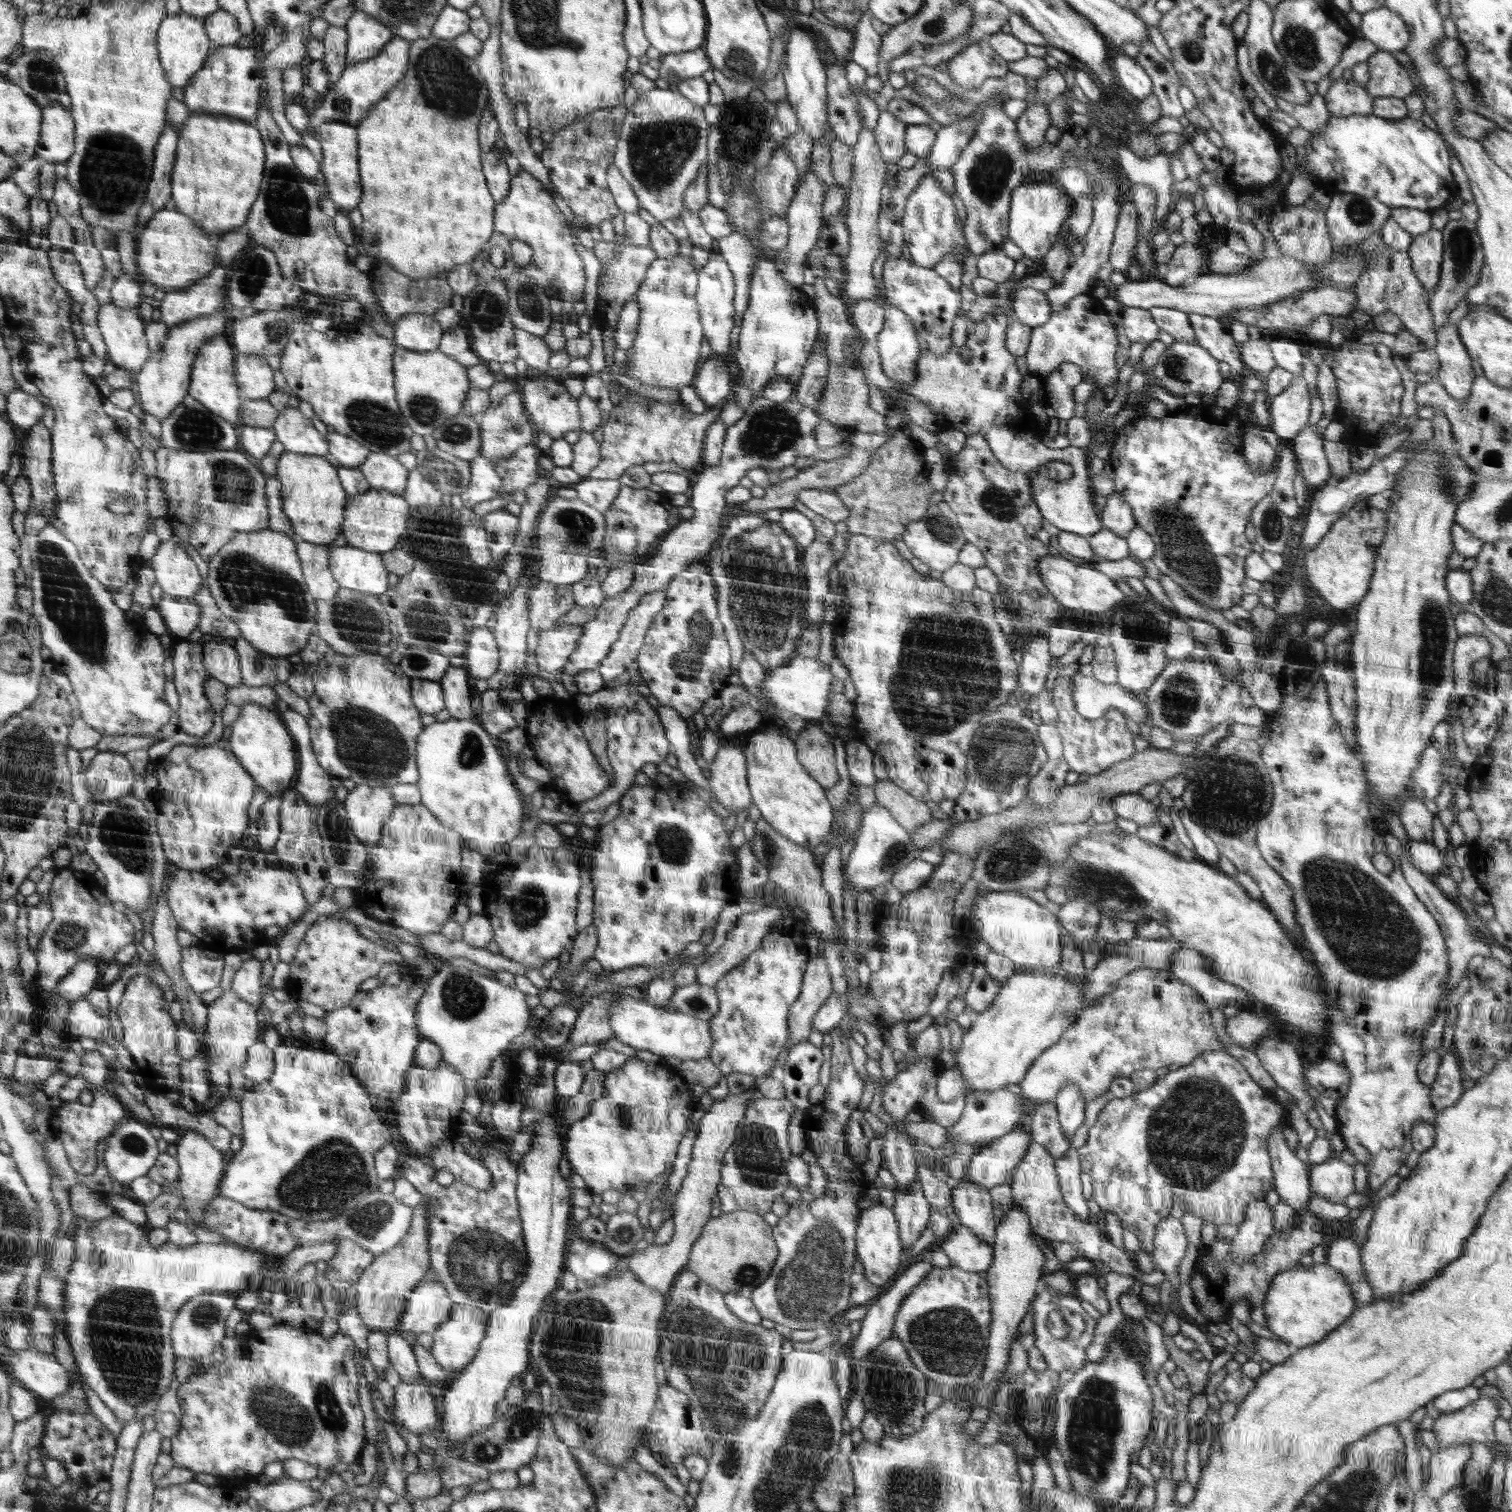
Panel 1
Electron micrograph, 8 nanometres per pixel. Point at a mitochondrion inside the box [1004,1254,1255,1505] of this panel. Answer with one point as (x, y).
(1090, 1439)

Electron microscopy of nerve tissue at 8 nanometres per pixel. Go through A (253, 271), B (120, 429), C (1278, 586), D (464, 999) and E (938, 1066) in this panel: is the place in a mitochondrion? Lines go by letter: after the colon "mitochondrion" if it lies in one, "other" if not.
A: mitochondrion
B: other
C: other
D: mitochondrion
E: other

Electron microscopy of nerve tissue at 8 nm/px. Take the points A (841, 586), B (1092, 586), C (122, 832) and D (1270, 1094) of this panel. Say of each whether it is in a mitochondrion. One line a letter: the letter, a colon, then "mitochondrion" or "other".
A: other
B: other
C: mitochondrion
D: other

